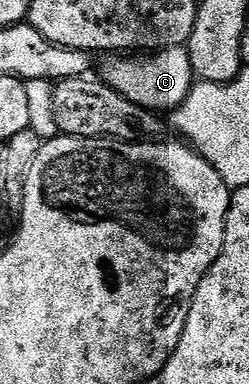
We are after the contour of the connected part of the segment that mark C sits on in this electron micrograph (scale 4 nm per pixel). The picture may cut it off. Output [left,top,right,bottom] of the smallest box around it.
[100,47,196,110]

